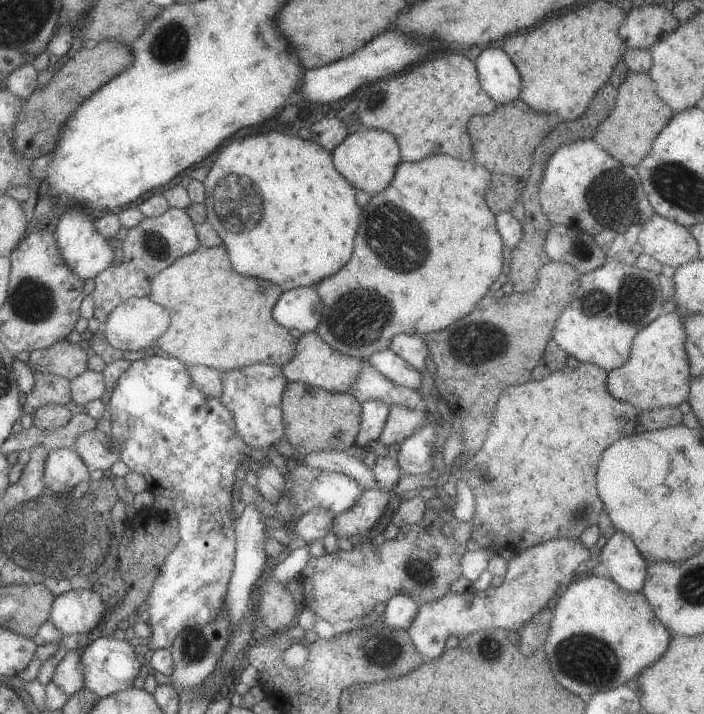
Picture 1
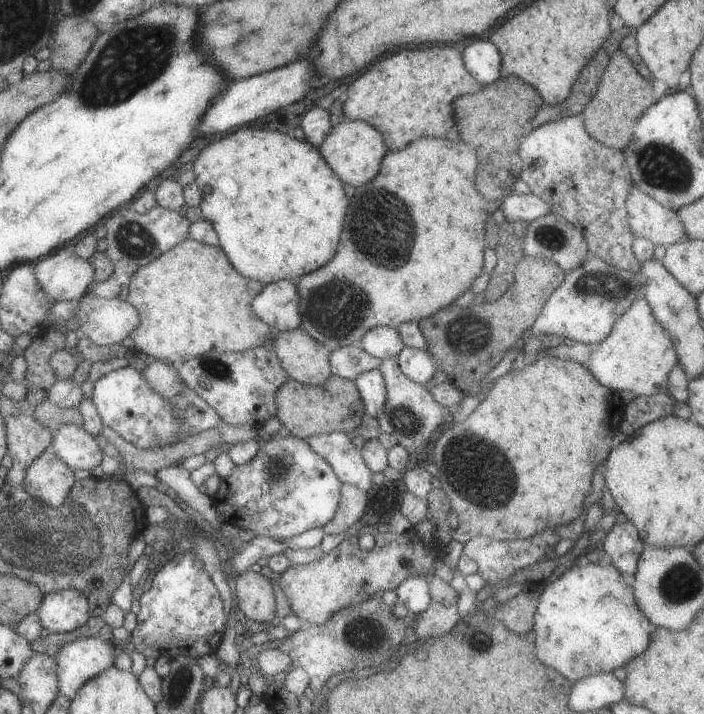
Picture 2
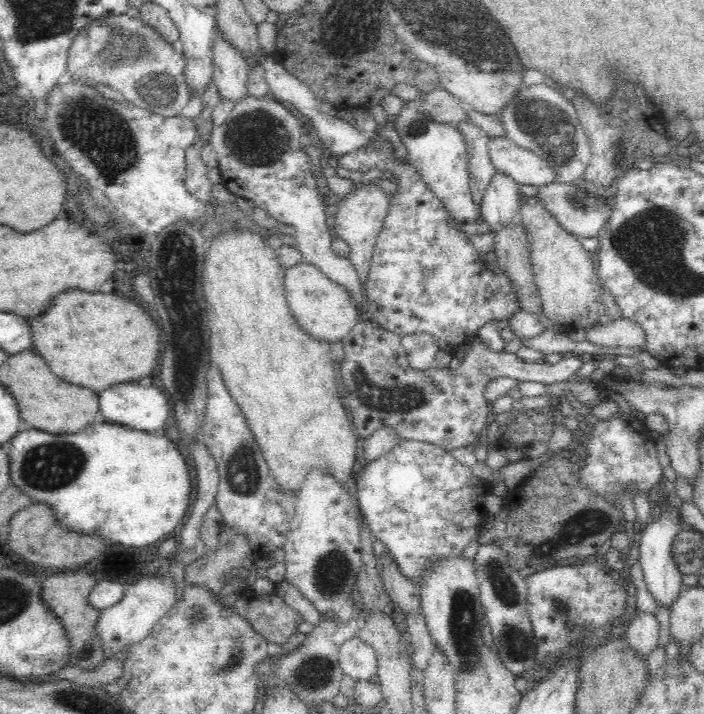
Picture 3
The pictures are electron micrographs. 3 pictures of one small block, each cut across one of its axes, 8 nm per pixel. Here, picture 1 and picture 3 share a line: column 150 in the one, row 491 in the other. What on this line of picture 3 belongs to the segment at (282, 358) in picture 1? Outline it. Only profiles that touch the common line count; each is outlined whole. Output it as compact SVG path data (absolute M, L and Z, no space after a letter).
M257 225L253 228L236 227L235 230L228 230L228 232L220 232L216 234L212 240L207 242L206 258L204 258L204 268L202 272L202 286L204 286L205 296L205 308L207 310L210 327L210 357L211 363L218 371L224 380L224 385L230 397L234 399L242 410L242 415L246 419L246 425L250 426L250 433L254 435L254 438L259 444L260 450L266 459L269 471L274 477L274 481L278 483L278 487L282 491L292 491L294 495L298 495L302 484L305 482L306 476L310 474L312 468L321 468L325 472L329 472L338 483L344 487L344 484L355 478L357 464L359 462L359 456L361 452L360 437L356 437L356 433L352 430L352 422L348 420L346 414L346 408L342 404L342 394L338 392L338 386L336 386L336 370L334 370L335 360L333 354L330 351L331 343L324 340L316 340L312 338L307 332L304 332L295 322L294 317L291 315L290 307L286 302L286 295L283 285L283 276L285 275L286 268L284 268L278 262L275 250L271 249L264 243L263 229Z

